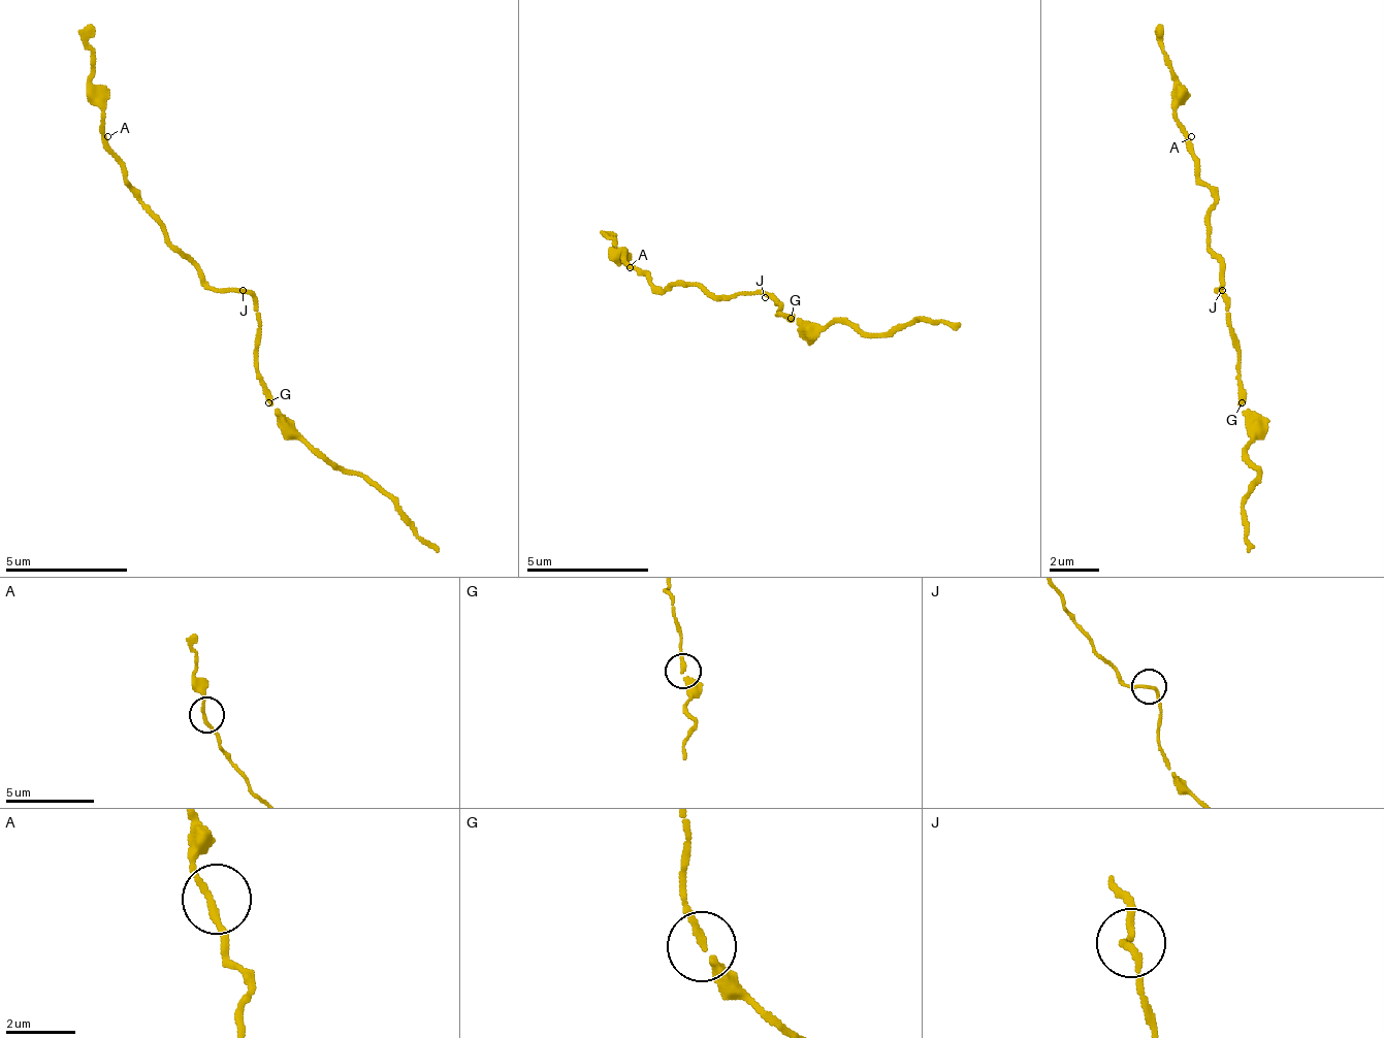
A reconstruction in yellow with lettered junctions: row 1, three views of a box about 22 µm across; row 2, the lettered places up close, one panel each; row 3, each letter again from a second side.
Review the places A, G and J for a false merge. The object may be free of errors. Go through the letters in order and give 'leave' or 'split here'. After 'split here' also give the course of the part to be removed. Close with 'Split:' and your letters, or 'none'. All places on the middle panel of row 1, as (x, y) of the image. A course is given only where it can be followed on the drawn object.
A: leave
G: leave
J: leave
Split: none

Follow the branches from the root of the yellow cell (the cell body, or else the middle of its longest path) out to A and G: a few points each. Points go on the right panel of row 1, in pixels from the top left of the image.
A: (1216, 290), (1222, 284), (1222, 259), (1210, 247), (1210, 192), (1197, 180), (1197, 155), (1191, 149), (1191, 136)
G: (1216, 290), (1228, 302), (1228, 321), (1234, 327), (1234, 352), (1241, 357), (1241, 400)

